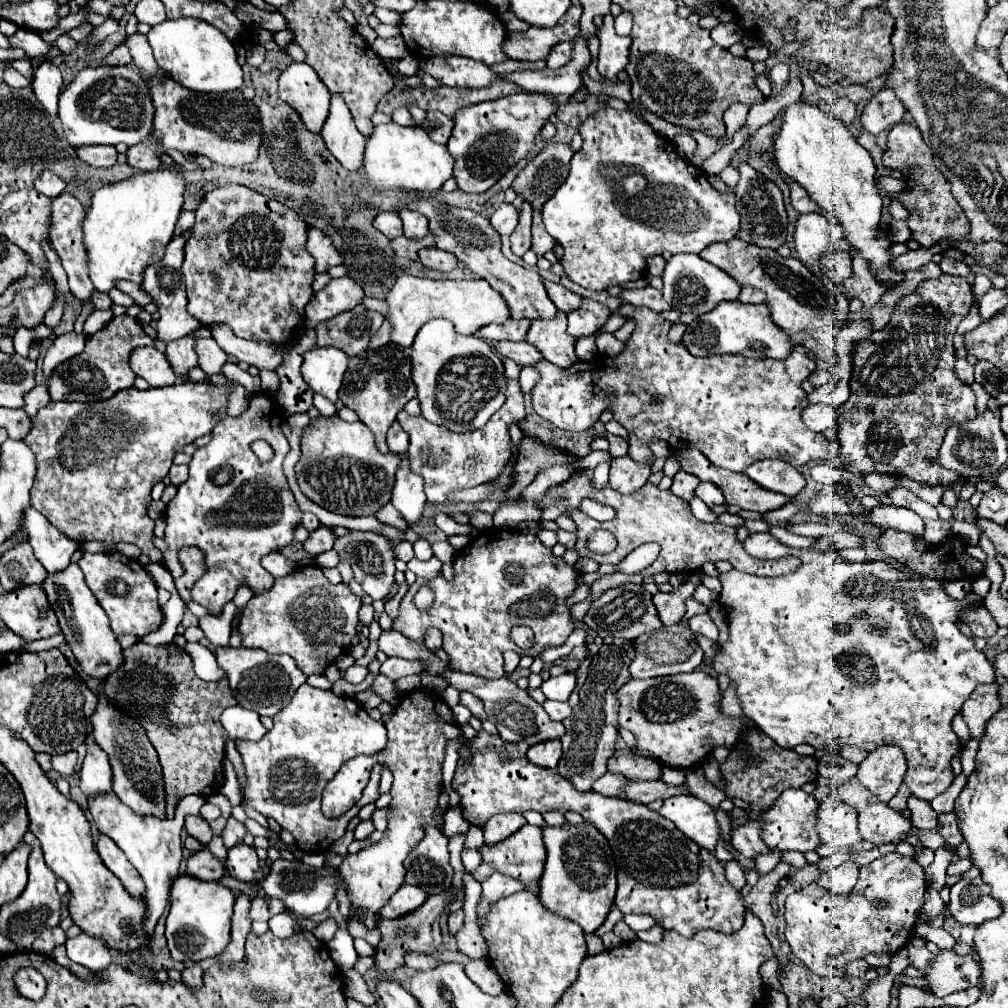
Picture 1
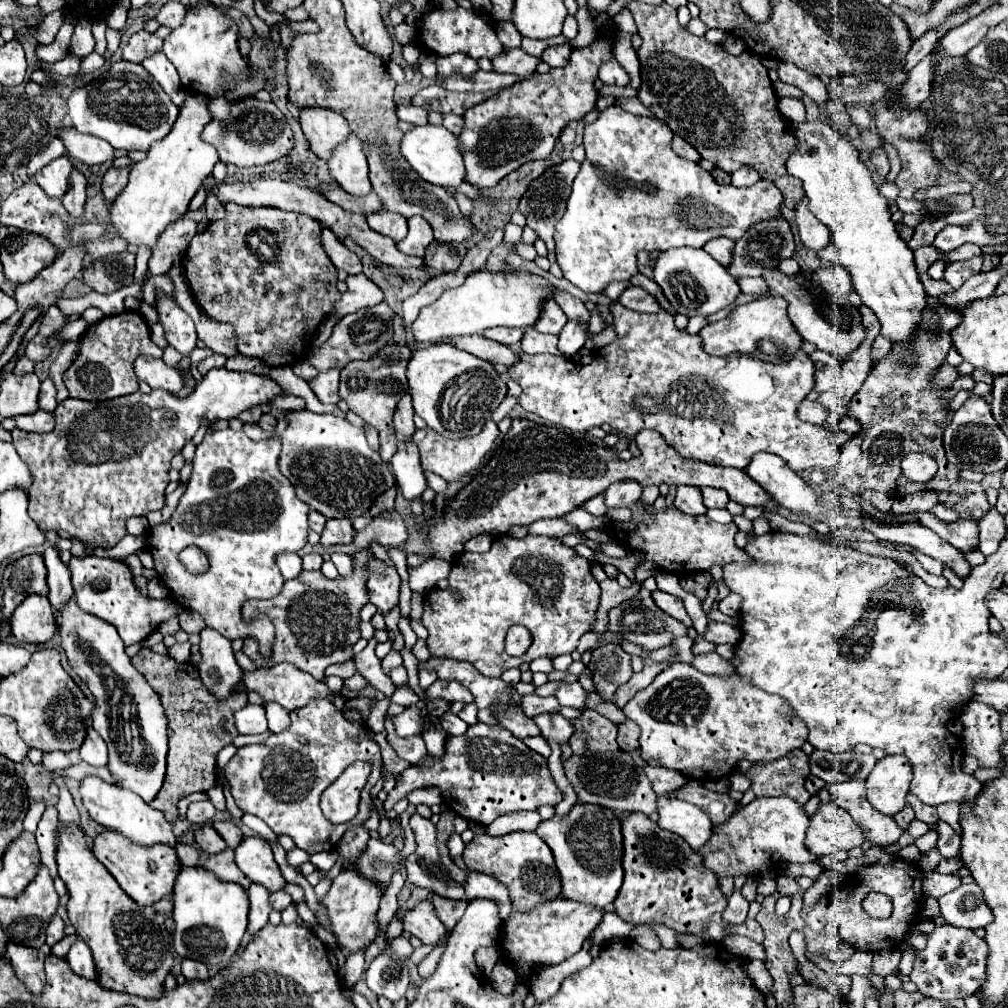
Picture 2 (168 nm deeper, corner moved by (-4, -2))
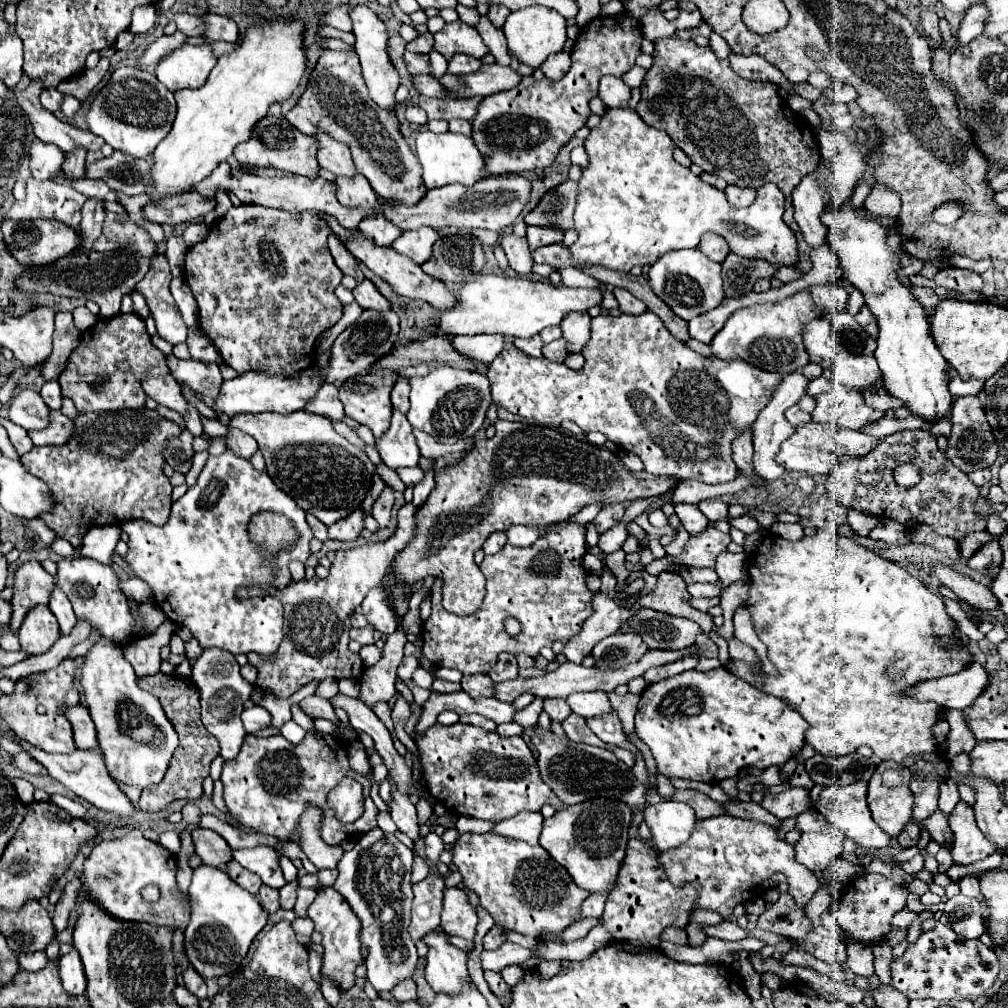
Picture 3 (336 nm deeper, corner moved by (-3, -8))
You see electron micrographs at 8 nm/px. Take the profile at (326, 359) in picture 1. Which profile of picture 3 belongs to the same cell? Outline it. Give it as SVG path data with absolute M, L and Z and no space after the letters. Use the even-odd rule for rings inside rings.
M328 382L318 390L316 398L304 410L312 414L320 414L332 422L340 422L344 418L344 408L338 402L338 388Z

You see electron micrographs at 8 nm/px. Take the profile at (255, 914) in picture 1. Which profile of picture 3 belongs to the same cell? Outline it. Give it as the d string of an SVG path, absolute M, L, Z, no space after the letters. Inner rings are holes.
M298 878L288 882L286 886L280 888L280 904L284 910L292 910L296 902L296 890L298 890Z

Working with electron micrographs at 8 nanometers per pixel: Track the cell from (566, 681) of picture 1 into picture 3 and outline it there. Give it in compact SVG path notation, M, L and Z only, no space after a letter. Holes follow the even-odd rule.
M578 692L578 694L570 694L566 698L568 706L572 708L574 714L582 716L582 718L592 718L592 716L600 716L600 714L608 714L614 712L608 694L606 692Z

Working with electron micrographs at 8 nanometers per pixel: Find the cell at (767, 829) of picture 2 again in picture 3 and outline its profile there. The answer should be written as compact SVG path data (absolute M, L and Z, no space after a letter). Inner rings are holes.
M728 814L698 820L688 842L674 850L658 852L658 862L664 866L664 872L674 886L698 882L700 888L694 908L718 912L724 920L730 920L736 904L762 896L768 890L762 886L776 888L776 884L786 882L790 896L802 910L820 888L818 878L806 866L794 862L794 846L786 840L778 840L776 830L760 822L744 822L742 818L732 818Z

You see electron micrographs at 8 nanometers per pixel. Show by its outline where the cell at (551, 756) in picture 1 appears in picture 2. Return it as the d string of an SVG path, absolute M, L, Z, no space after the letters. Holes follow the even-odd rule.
M549 714L549 716L535 716L537 726L541 728L541 736L545 740L553 740L559 746L563 746L571 734L573 734L573 726L569 720L565 720L559 714Z

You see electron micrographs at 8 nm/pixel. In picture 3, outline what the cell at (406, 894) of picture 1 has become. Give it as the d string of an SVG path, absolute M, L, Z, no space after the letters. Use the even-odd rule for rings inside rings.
M426 934L426 944L430 952L426 956L426 982L434 992L444 992L448 996L458 996L462 984L470 980L466 968L466 952L446 942L446 934Z

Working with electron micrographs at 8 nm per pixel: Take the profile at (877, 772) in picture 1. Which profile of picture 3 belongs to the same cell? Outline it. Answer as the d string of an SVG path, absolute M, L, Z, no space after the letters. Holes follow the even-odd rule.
M880 762L870 778L868 786L868 806L872 812L874 822L892 838L896 838L902 828L908 824L912 818L912 804L914 804L914 794L908 788L910 782L910 770L898 762Z

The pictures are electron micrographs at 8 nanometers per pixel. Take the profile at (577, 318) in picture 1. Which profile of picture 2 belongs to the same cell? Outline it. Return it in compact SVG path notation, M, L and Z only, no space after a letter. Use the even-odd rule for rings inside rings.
M569 320L561 334L559 334L559 348L561 348L561 354L565 356L575 356L583 346L585 346L585 340L587 340L587 324L581 324L581 322L573 322Z

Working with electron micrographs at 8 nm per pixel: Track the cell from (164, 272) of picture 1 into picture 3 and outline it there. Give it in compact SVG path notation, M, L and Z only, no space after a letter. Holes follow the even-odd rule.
M190 404L190 412L184 416L186 428L194 434L194 436L202 436L202 422L200 422L200 414L196 412L196 408Z

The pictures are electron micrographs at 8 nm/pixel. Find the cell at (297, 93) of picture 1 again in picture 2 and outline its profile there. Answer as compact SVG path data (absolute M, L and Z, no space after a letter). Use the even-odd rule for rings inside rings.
M317 106L301 108L299 124L305 136L309 138L311 150L317 152L317 156L323 160L331 156L333 144L339 144L351 132L351 128L339 112Z

